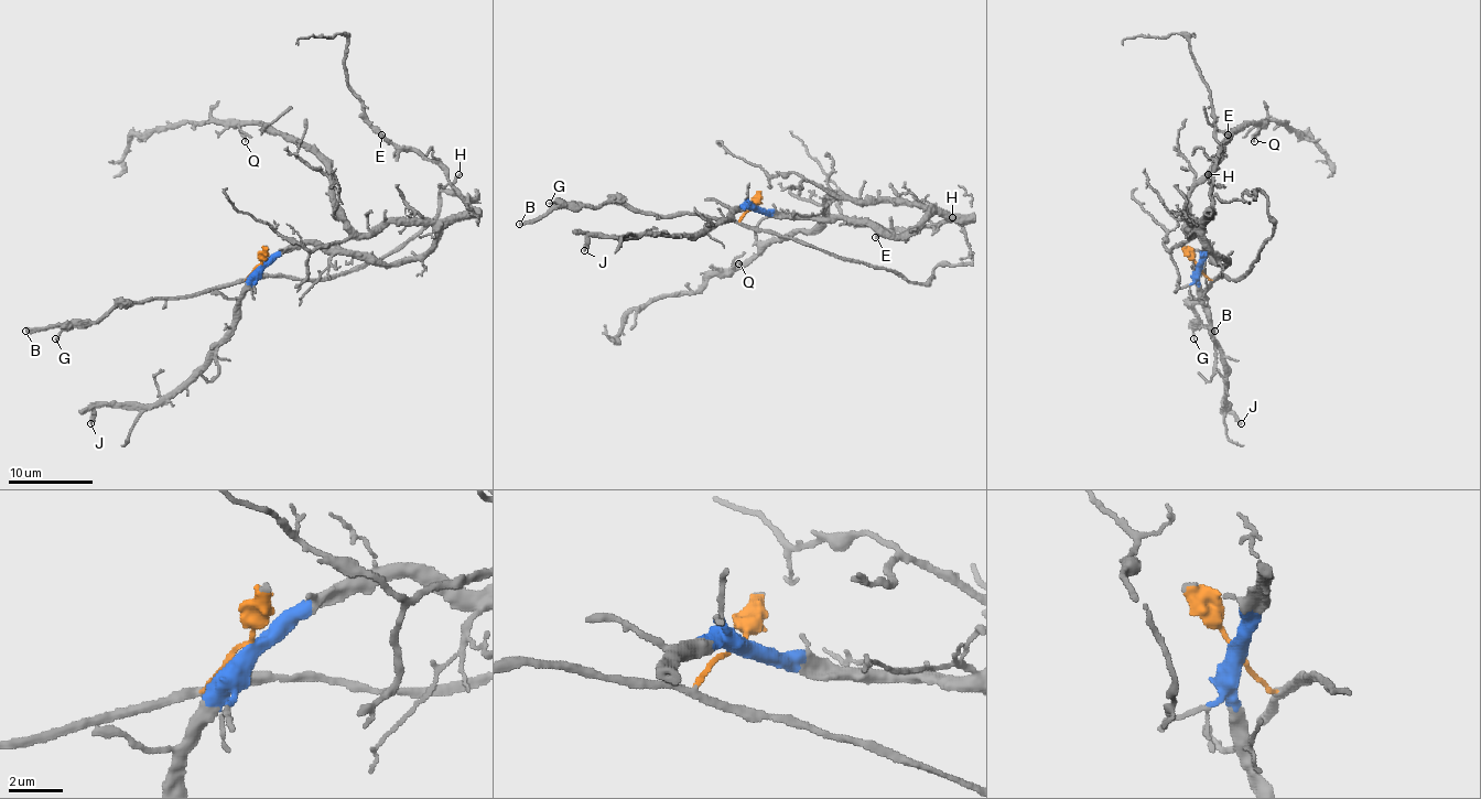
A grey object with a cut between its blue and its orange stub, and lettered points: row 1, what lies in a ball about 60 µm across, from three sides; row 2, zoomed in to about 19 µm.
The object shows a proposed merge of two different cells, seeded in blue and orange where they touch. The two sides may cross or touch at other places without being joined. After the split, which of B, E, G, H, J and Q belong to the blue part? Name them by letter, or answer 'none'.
E, H, J, Q

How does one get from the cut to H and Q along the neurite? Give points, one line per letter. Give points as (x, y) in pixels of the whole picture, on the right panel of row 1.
H: (1198, 265), (1207, 244), (1222, 265), (1225, 260), (1220, 260), (1204, 246), (1202, 218), (1211, 209), (1207, 173)
Q: (1198, 265), (1207, 244), (1225, 260), (1198, 224), (1188, 230), (1190, 191), (1232, 133), (1257, 127), (1253, 141)

